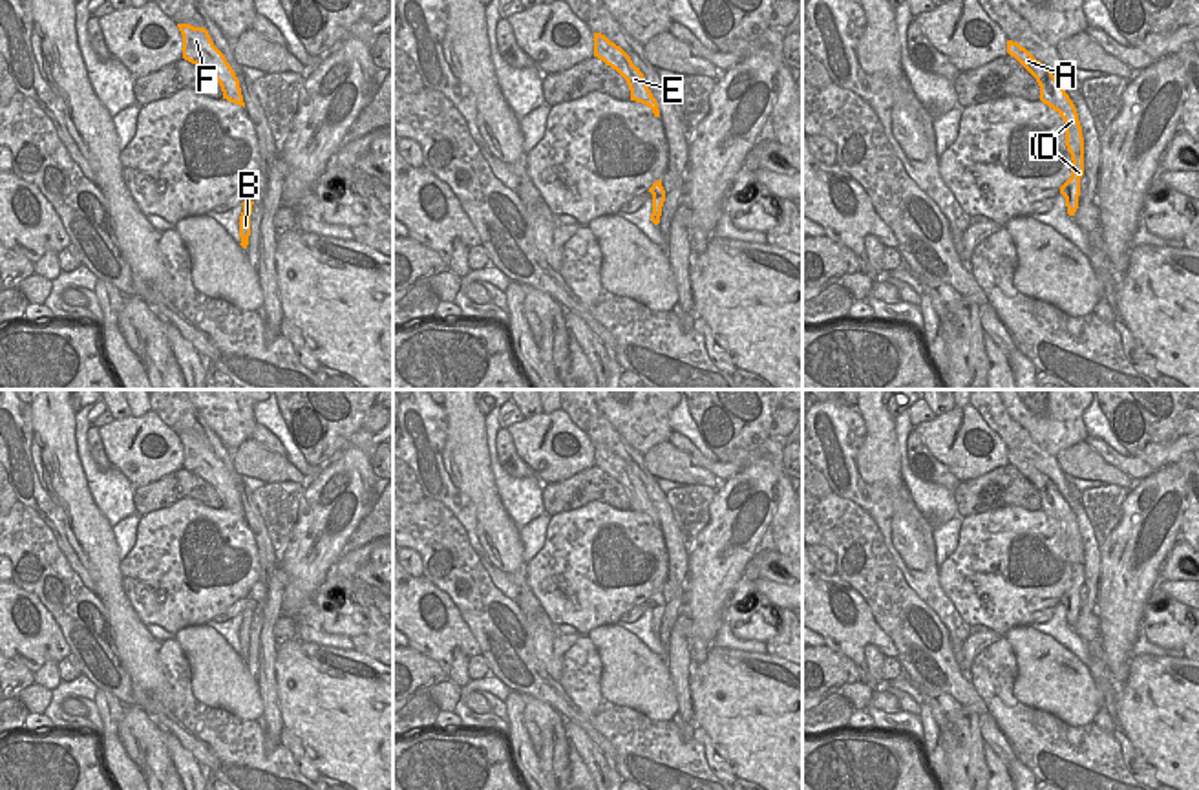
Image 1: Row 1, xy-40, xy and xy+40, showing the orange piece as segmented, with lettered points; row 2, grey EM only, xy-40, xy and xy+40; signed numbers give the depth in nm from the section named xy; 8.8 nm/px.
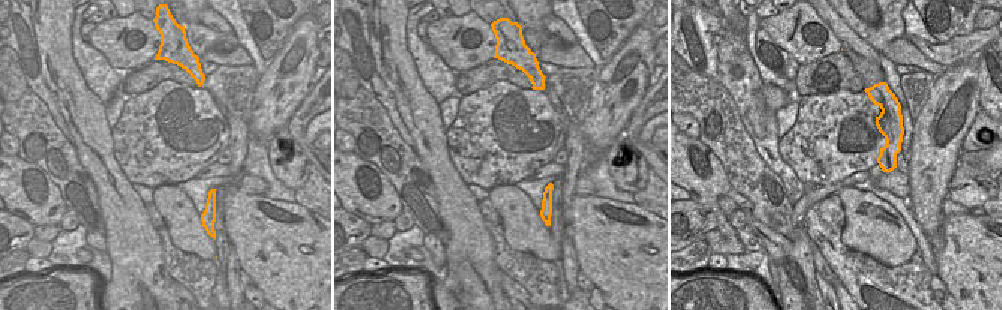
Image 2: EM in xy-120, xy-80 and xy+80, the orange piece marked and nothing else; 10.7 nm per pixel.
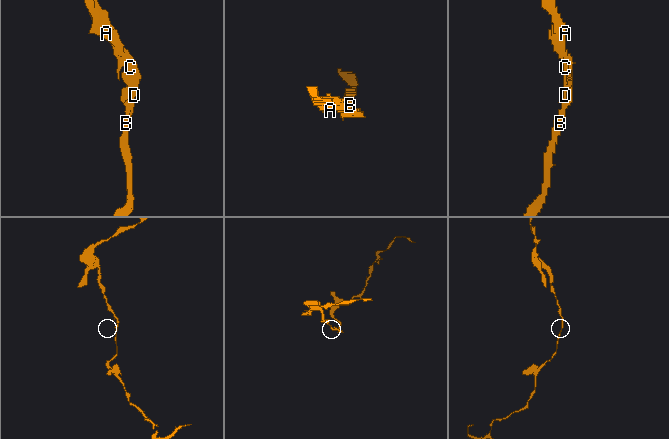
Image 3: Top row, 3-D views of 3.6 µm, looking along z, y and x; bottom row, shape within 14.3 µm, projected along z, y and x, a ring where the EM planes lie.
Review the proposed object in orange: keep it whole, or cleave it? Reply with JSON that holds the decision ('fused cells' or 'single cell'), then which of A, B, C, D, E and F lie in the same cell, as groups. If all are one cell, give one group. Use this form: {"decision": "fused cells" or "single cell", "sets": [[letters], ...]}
{"decision": "single cell", "sets": [["A", "B", "C", "D", "E", "F"]]}

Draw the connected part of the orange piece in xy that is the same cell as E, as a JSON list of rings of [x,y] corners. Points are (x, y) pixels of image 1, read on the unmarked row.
[[[594,443],[594,466],[616,479],[627,490],[631,510],[647,514],[654,527],[660,527],[658,512],[653,507],[643,483],[620,455],[610,452],[605,444]]]

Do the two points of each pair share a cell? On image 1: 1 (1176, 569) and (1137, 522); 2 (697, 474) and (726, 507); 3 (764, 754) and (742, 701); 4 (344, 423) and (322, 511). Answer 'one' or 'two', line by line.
1: two
2: two
3: one
4: two

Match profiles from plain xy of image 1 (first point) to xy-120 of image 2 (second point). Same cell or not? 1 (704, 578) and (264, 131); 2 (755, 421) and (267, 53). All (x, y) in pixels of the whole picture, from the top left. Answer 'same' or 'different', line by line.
1: same
2: same

